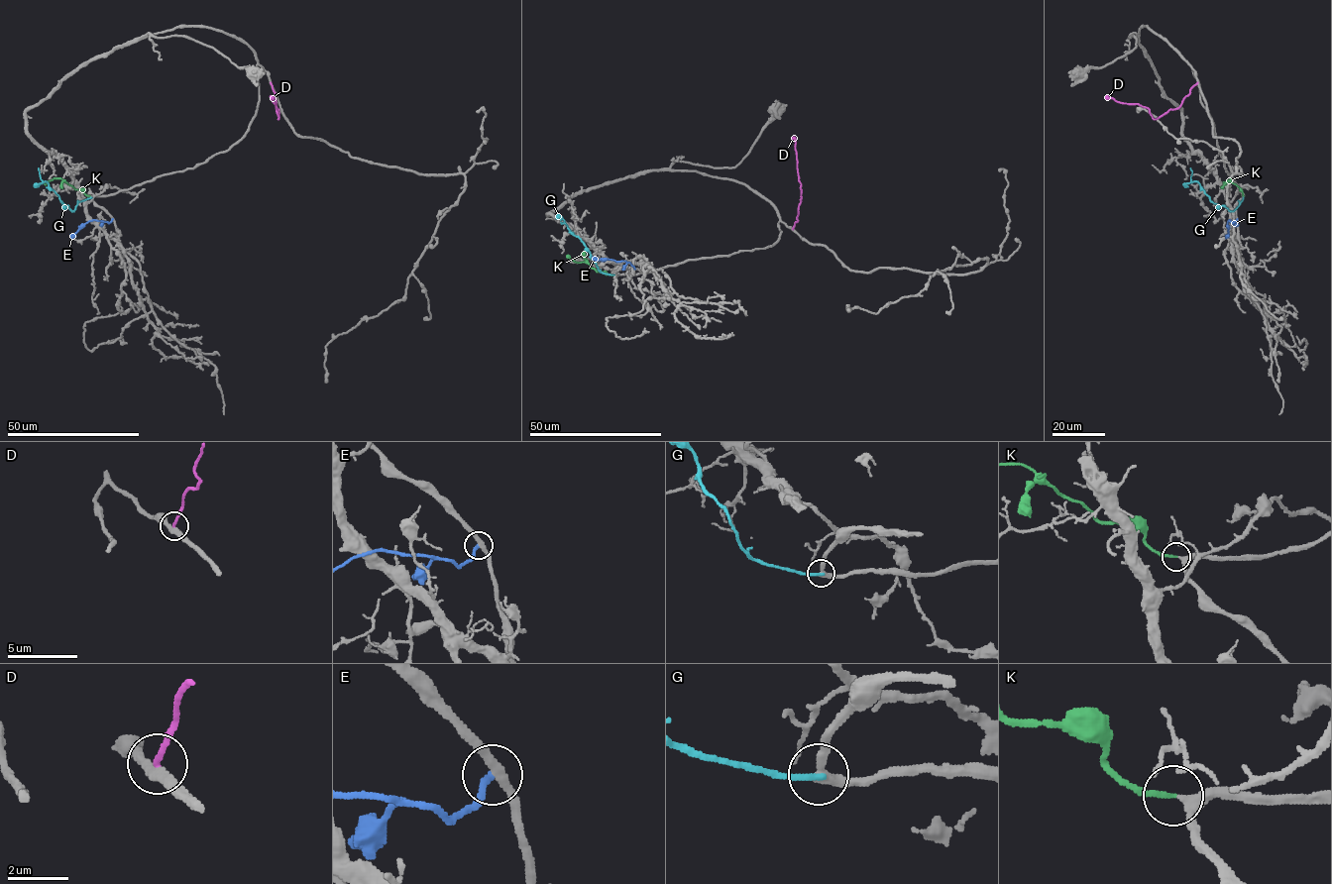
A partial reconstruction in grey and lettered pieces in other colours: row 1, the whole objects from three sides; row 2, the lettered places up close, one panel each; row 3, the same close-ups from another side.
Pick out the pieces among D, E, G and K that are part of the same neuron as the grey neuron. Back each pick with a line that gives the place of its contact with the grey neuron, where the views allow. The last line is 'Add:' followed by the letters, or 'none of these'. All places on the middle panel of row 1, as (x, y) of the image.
K: Touches grey at (611, 275)
Add: K

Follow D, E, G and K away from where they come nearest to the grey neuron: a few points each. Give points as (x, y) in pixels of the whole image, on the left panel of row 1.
D: (271, 82), (277, 119), (271, 96)
E: (112, 219), (109, 222), (88, 221), (71, 238)
G: (91, 197), (79, 201), (71, 211), (47, 181), (42, 181), (39, 167)
K: (90, 196), (61, 178), (54, 177), (44, 183)

